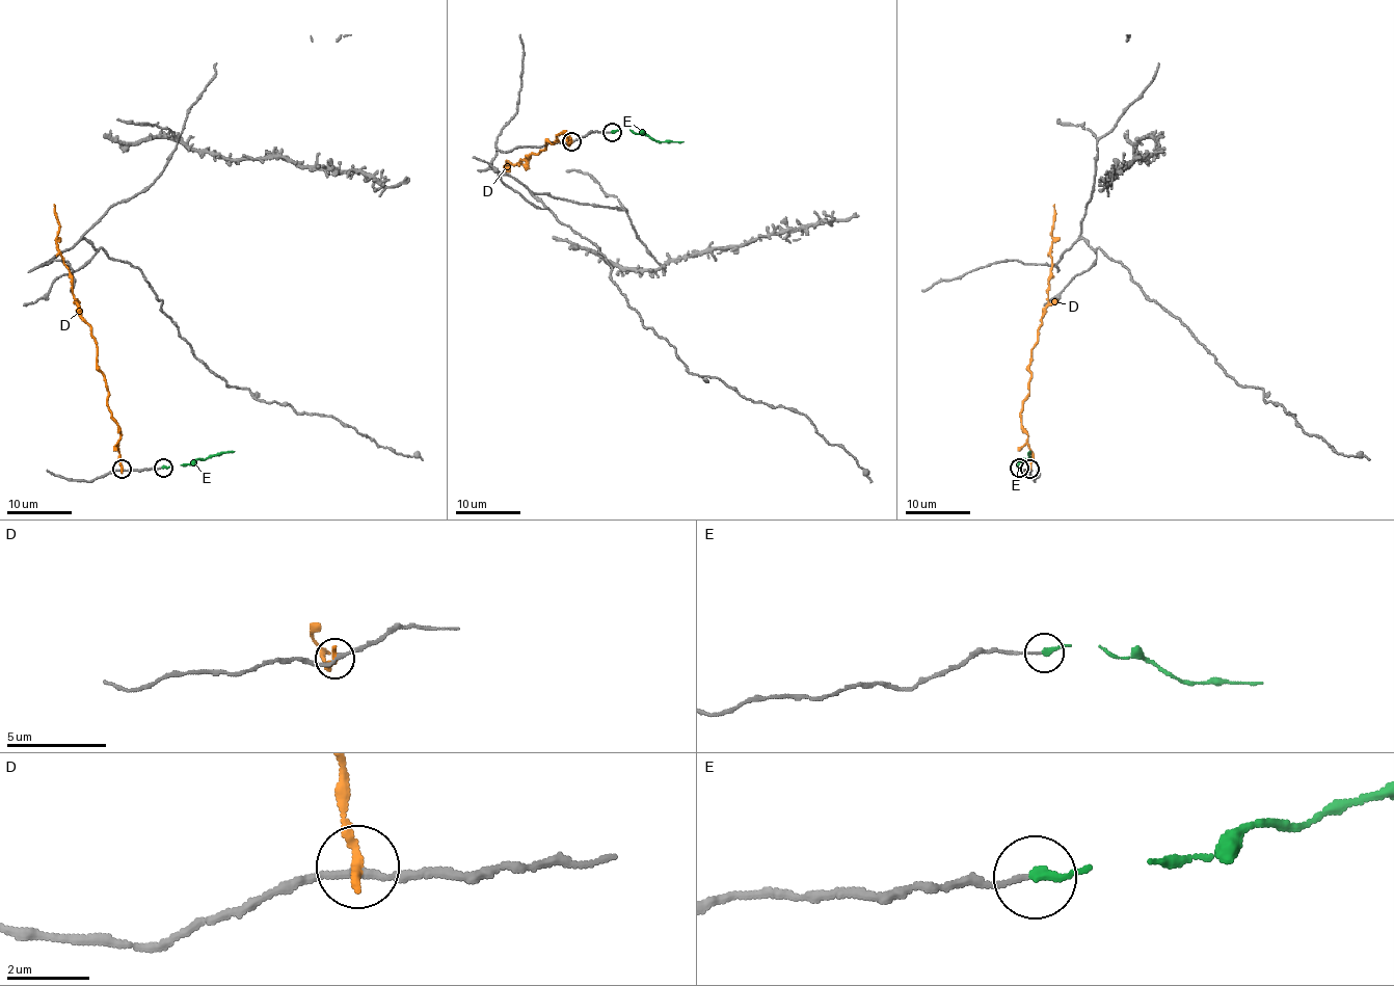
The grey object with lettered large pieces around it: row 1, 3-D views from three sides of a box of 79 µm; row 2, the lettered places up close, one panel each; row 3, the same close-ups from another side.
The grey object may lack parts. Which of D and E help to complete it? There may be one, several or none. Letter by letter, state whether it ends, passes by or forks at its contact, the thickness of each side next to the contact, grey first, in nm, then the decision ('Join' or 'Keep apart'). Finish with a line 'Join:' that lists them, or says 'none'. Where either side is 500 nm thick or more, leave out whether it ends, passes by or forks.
D: It ends there. Thickness 180 nm (grey) against 280 nm. Keep apart
E: It ends there. Thickness 100 nm (grey) against 240 nm. Join
Join: E

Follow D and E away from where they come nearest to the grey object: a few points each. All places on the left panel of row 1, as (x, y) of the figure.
D: (122, 469), (121, 433), (97, 365), (91, 328), (80, 315), (69, 267), (56, 242), (54, 204)
E: (162, 467), (234, 451)

